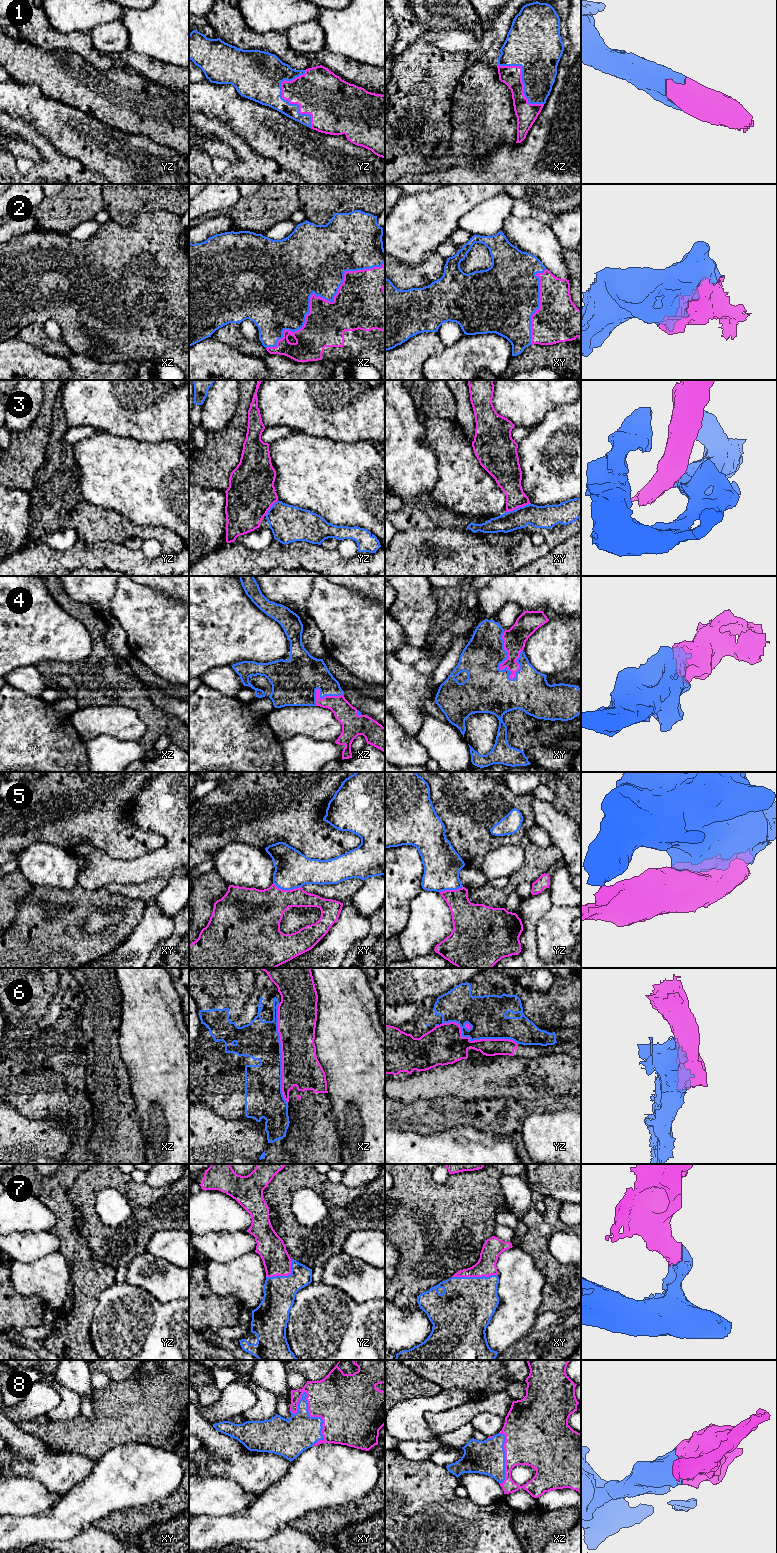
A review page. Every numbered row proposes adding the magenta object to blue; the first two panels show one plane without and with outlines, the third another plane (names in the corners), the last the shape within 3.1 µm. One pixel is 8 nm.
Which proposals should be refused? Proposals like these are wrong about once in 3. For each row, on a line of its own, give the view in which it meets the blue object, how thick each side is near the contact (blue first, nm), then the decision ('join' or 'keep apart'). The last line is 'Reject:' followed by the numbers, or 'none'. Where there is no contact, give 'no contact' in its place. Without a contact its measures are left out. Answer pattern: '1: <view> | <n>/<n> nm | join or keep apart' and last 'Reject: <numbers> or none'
1: yz | 320/340 nm | join
2: xz | 460/320 nm | join
3: xy | 180/190 nm | keep apart
4: xy | 340/180 nm | join
5: xy | 300/320 nm | keep apart
6: xz | 320/300 nm | keep apart
7: xy | 440/160 nm | join
8: xy | 280/460 nm | join
Reject: 3, 5, 6

